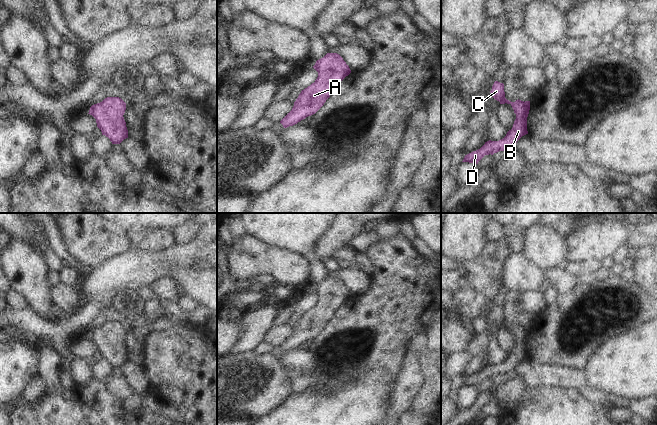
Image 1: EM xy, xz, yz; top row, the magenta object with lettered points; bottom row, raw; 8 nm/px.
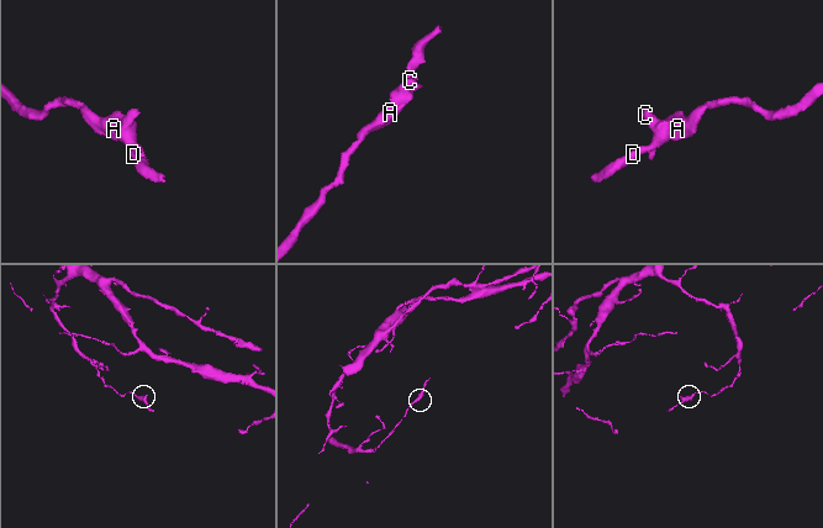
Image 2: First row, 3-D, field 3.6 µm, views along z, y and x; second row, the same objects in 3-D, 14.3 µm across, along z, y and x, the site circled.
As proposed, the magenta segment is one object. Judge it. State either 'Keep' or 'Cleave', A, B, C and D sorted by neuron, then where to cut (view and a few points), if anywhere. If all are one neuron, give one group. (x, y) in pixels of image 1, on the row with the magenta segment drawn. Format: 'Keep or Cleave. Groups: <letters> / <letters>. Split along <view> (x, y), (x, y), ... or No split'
Keep. Groups: A B C D. No split

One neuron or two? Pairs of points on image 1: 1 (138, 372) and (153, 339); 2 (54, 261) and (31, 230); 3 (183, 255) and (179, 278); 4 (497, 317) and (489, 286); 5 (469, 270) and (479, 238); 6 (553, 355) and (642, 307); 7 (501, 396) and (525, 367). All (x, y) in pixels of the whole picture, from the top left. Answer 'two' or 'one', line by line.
1: two
2: one
3: two
4: two
5: two
6: one
7: two

